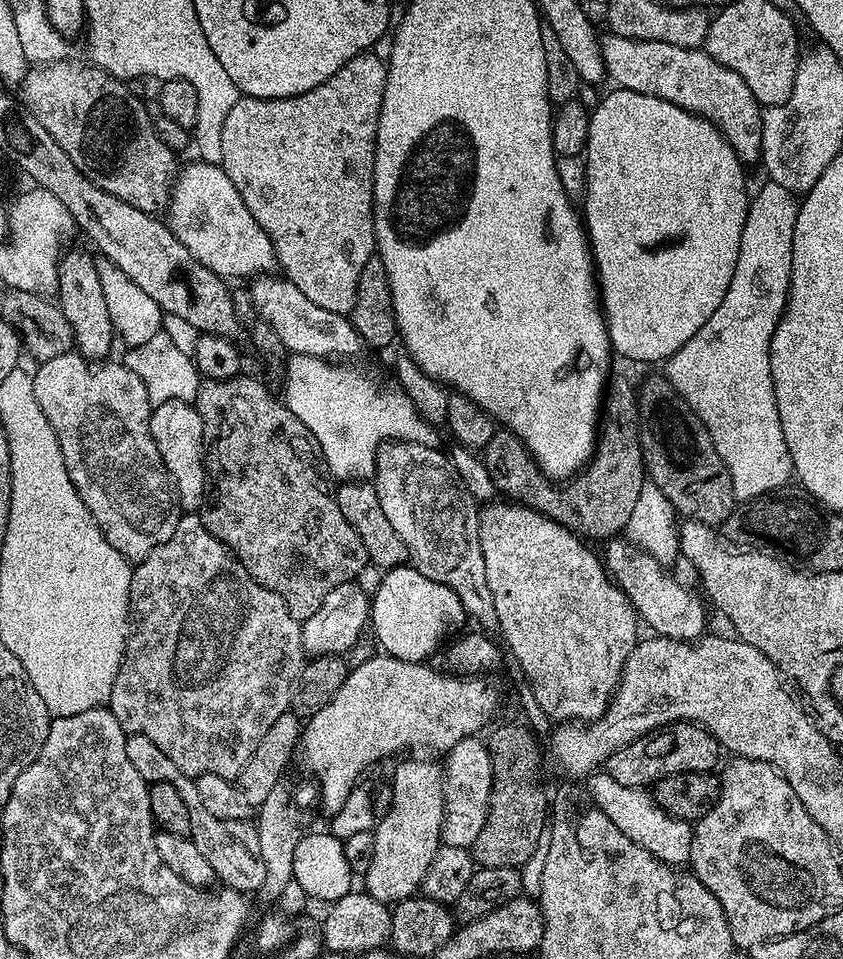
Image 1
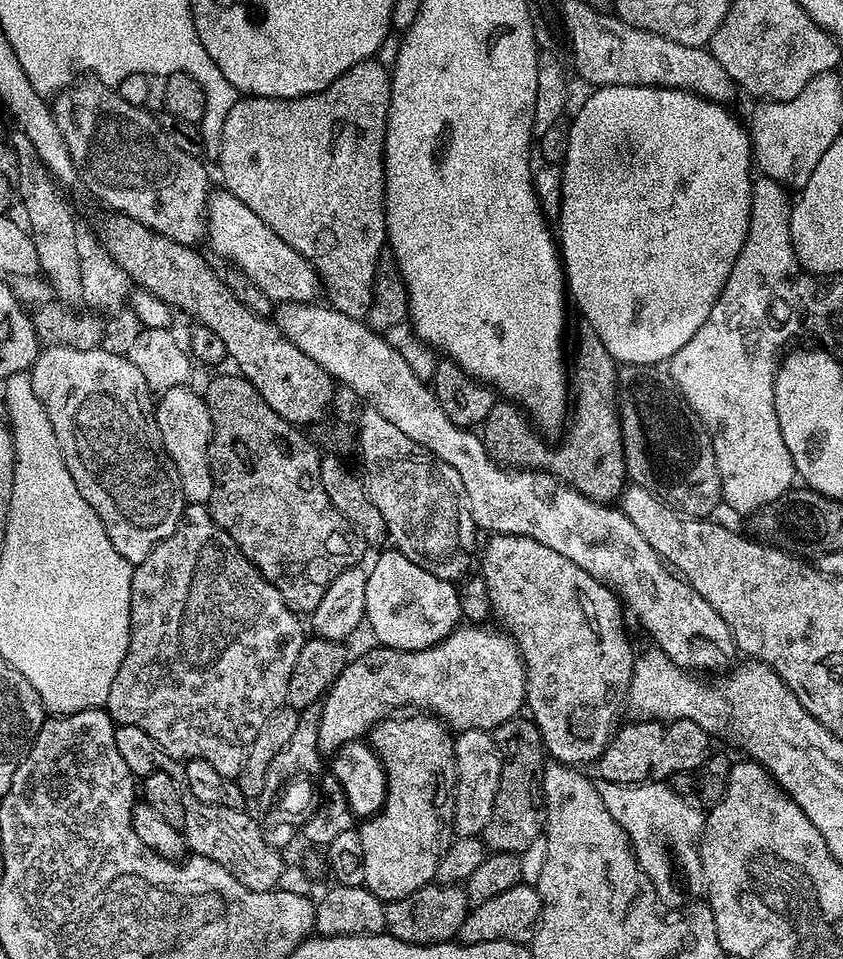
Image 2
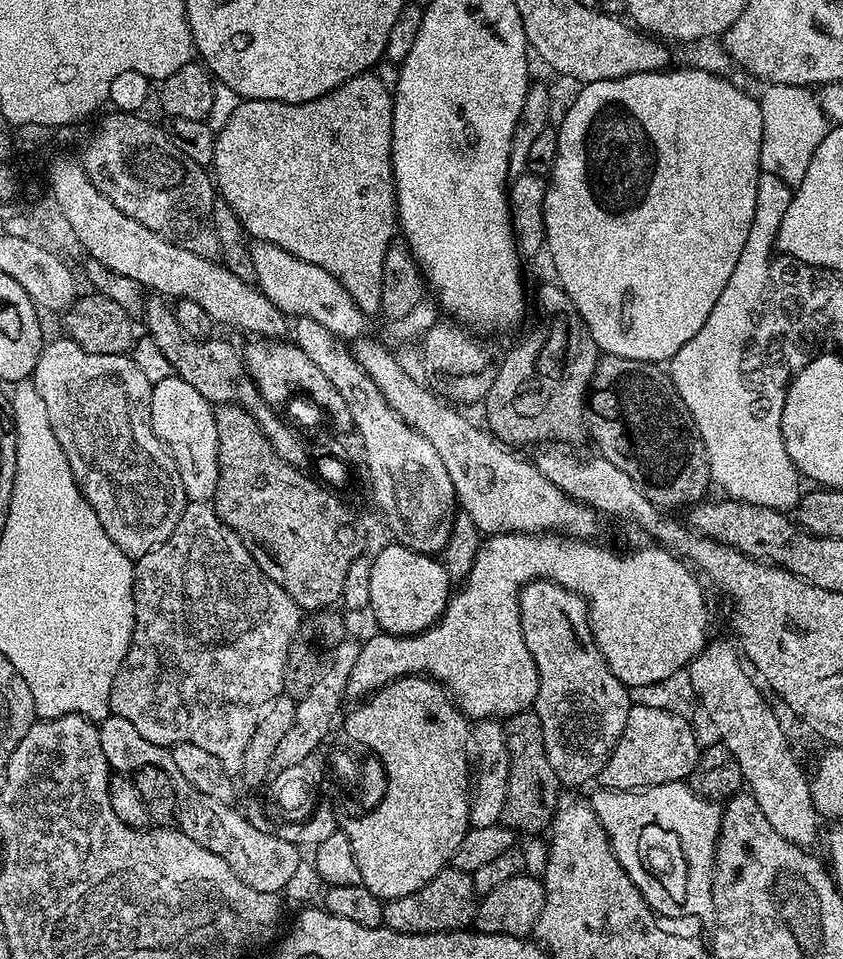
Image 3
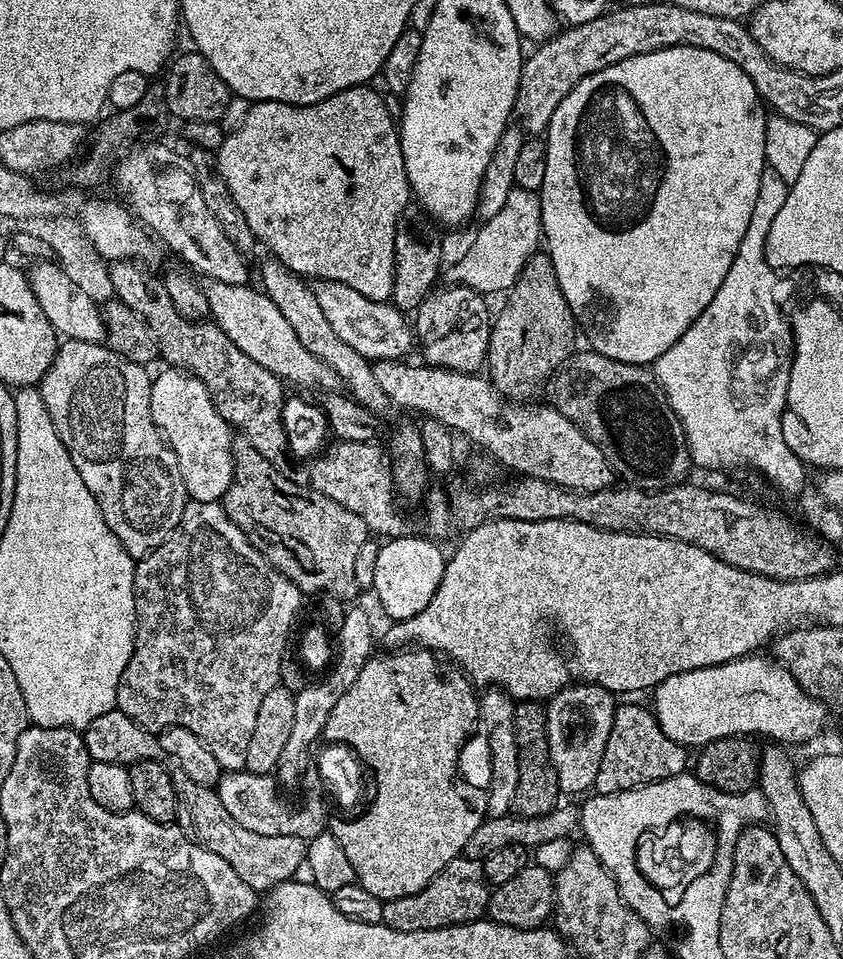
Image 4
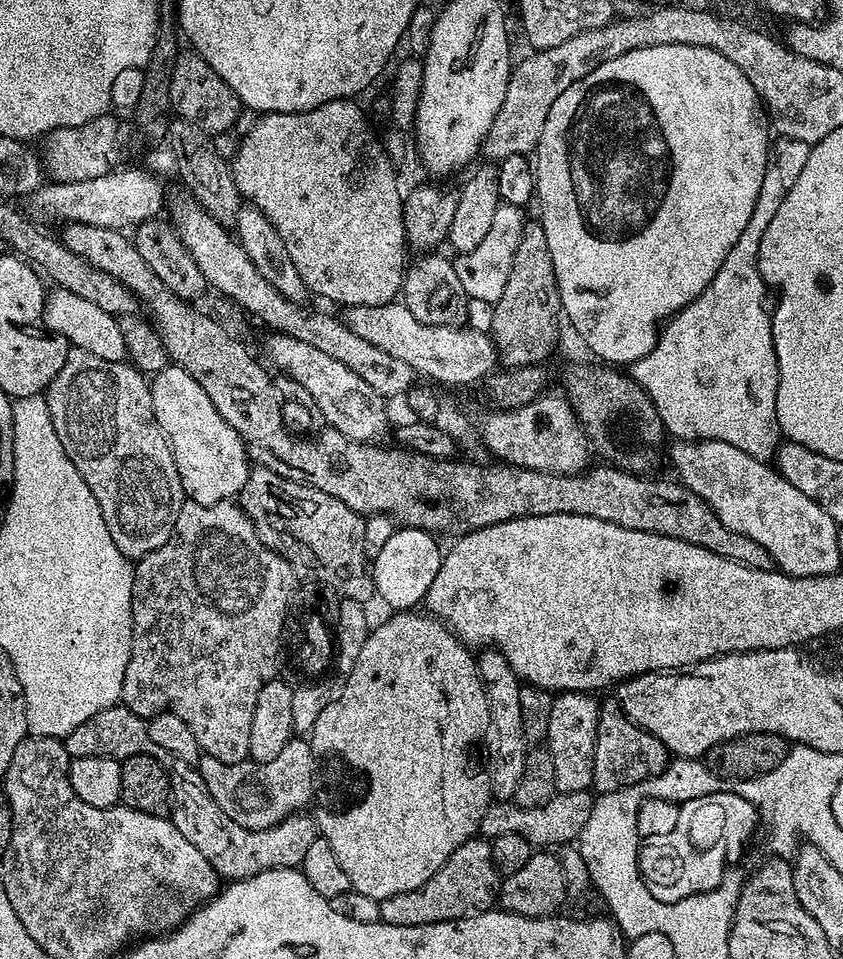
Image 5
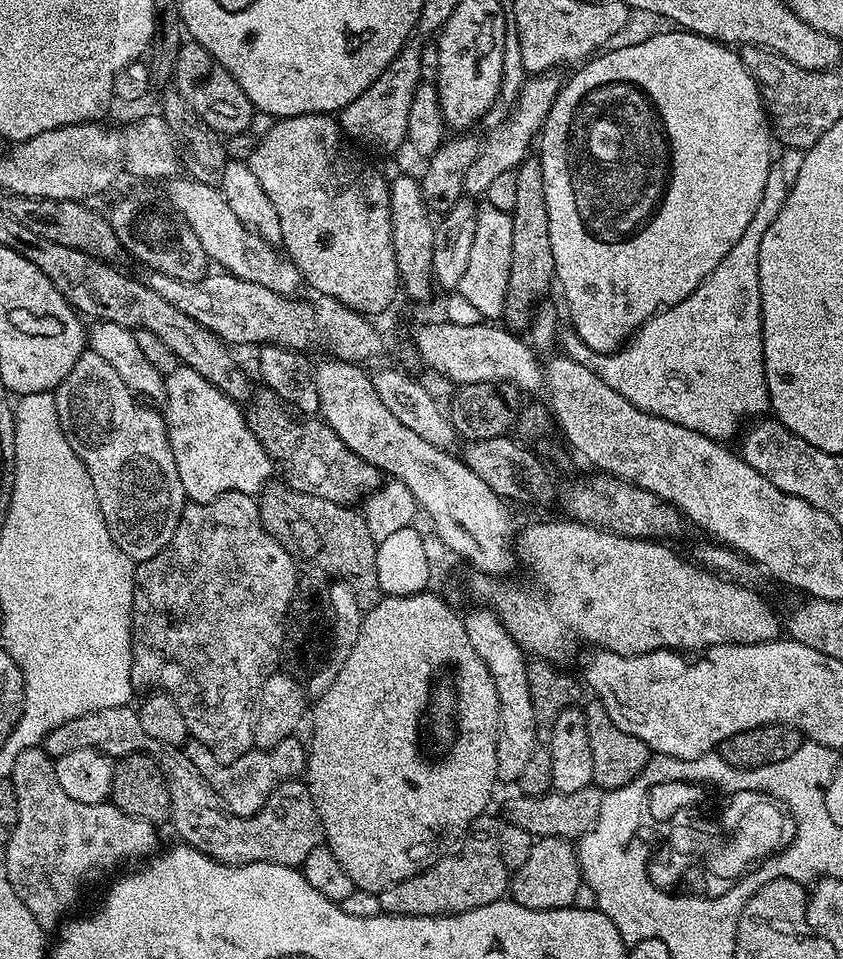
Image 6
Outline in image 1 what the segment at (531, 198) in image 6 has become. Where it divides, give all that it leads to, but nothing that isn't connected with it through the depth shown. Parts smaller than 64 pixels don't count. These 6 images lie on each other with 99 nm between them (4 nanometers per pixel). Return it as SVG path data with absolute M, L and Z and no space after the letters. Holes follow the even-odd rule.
M619 370L611 373L606 385L606 395L602 401L602 419L598 424L596 447L592 458L563 486L557 486L541 473L536 460L528 453L528 447L513 432L496 431L494 438L490 438L490 442L486 442L486 446L482 449L482 459L492 479L492 485L501 497L509 496L512 499L509 501L531 511L539 512L540 515L548 517L549 520L553 520L554 523L560 524L569 532L579 534L581 537L617 537L627 529L630 513L634 511L634 506L638 502L638 494L642 494L642 486L646 483L642 446L640 445L640 406L637 389L634 384L632 388L632 380L626 373L619 372Z

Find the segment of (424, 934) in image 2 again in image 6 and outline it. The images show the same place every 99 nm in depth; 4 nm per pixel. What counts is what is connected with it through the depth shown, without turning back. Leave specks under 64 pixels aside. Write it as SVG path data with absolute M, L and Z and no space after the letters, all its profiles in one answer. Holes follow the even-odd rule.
M495 835L472 836L457 852L441 855L418 875L379 892L381 913L390 916L453 916L505 899L510 871L503 865Z

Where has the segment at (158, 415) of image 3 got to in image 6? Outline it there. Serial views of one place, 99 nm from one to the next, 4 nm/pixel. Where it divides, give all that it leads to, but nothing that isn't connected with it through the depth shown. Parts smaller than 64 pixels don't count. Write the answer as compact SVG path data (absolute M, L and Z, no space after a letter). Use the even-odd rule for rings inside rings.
M177 366L164 376L162 415L164 425L168 427L170 450L178 466L178 478L182 478L184 495L191 503L205 504L227 492L256 494L273 479L274 461L268 457L266 450L262 450L262 442L258 442L258 438L250 430L248 417L241 405L206 382L206 378L202 378L202 374L198 374L193 368Z

